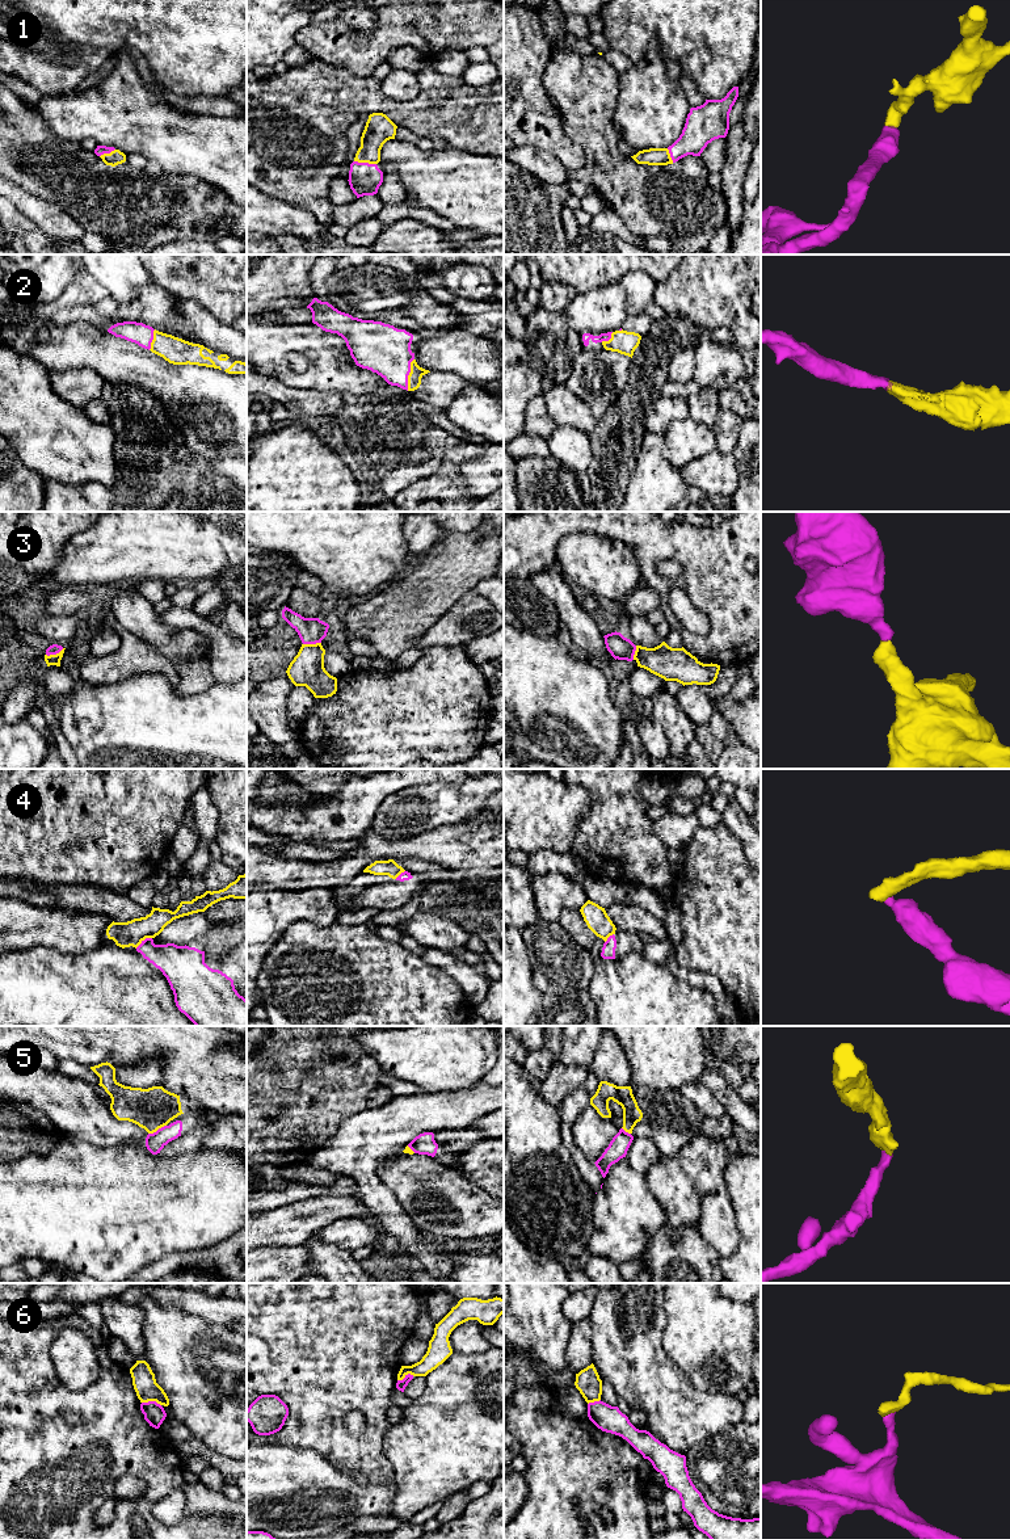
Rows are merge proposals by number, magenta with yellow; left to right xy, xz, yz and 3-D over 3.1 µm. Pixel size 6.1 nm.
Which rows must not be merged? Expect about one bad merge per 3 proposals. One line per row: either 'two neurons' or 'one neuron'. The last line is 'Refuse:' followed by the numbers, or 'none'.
1: one neuron
2: one neuron
3: one neuron
4: two neurons
5: two neurons
6: two neurons
Refuse: 4, 5, 6

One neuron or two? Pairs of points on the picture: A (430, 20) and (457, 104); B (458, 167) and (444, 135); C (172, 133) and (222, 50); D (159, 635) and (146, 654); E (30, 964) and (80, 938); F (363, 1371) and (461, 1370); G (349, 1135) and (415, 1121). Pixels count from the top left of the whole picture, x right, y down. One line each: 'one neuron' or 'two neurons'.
A: two neurons
B: two neurons
C: two neurons
D: two neurons
E: two neurons
F: two neurons
G: one neuron

